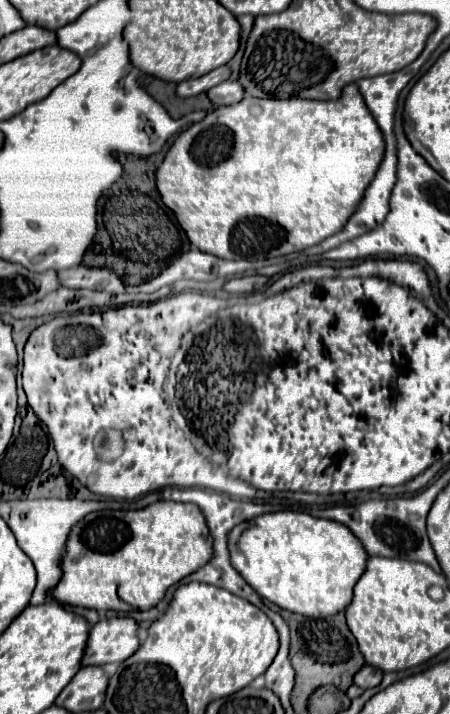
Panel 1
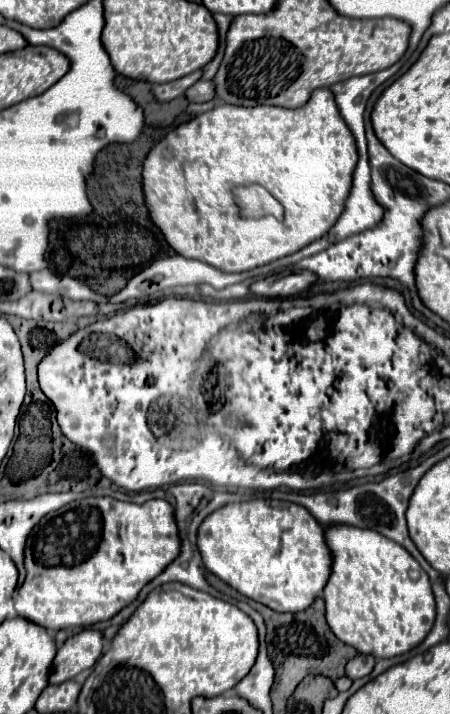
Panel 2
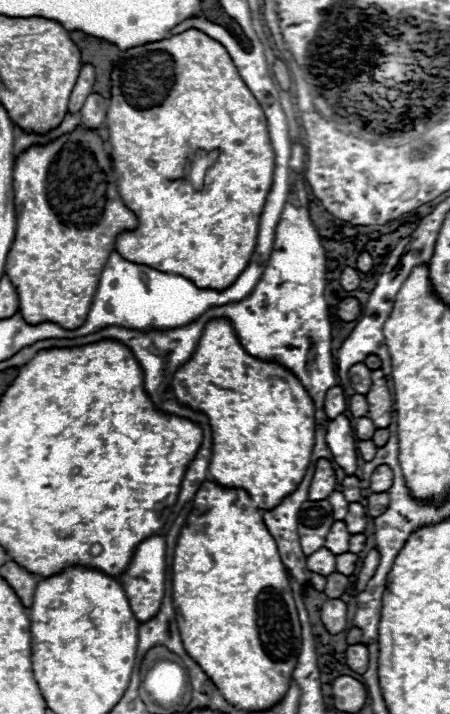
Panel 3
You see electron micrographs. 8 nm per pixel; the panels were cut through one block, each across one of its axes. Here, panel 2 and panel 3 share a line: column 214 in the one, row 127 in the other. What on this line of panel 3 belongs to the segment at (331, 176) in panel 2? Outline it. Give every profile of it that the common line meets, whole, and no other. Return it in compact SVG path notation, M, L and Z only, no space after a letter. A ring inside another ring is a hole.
M190 28L182 34L174 34L170 38L164 38L160 42L150 42L144 46L134 46L132 50L126 50L122 54L122 58L118 60L118 64L114 64L112 74L110 74L110 106L106 112L106 128L110 134L110 146L112 146L112 162L114 162L114 172L118 176L118 190L120 196L124 200L124 204L136 214L138 218L138 226L136 230L126 230L124 234L120 234L120 238L116 238L116 250L122 258L136 262L136 264L146 264L152 266L156 270L162 272L170 272L170 274L180 274L188 280L192 280L198 288L214 288L214 290L224 290L228 288L248 266L254 248L256 248L256 236L258 236L258 222L260 222L260 214L262 214L262 206L266 202L266 196L270 192L272 186L272 172L274 172L274 150L270 146L270 138L268 138L268 126L266 126L266 118L264 112L258 104L258 100L254 98L254 94L250 92L250 88L244 84L244 80L238 76L238 68L234 66L228 50L212 40L208 34L204 34L202 30ZM220 148L222 156L216 160L216 164L210 168L210 172L206 174L206 188L202 192L194 192L192 186L186 182L182 168L186 164L186 156L190 156L192 150L214 150Z

